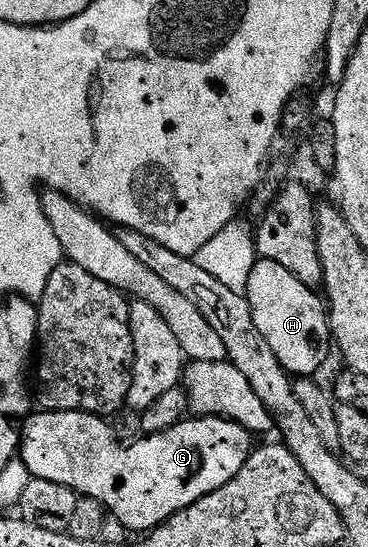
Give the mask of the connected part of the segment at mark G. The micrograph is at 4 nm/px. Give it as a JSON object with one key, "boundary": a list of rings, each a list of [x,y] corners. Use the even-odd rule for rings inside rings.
{"boundary":[[[48,410],[45,412],[34,412],[29,415],[21,423],[20,426],[20,460],[28,468],[31,478],[39,478],[40,480],[52,480],[52,484],[64,484],[72,487],[79,496],[87,498],[95,498],[100,500],[100,504],[106,507],[109,517],[114,518],[126,530],[142,530],[149,531],[151,528],[161,526],[163,522],[169,522],[170,517],[176,512],[180,512],[184,508],[188,508],[192,504],[196,504],[196,500],[207,498],[212,492],[216,492],[216,488],[224,488],[224,484],[228,484],[228,480],[232,480],[232,476],[236,476],[236,472],[240,472],[240,468],[244,468],[244,464],[248,460],[252,449],[252,435],[250,431],[245,430],[239,422],[230,422],[227,418],[203,418],[201,416],[190,416],[185,420],[178,421],[174,426],[166,431],[160,431],[158,434],[148,434],[129,445],[122,445],[116,440],[116,436],[111,430],[111,423],[105,417],[96,414],[82,414],[78,410]]]}

